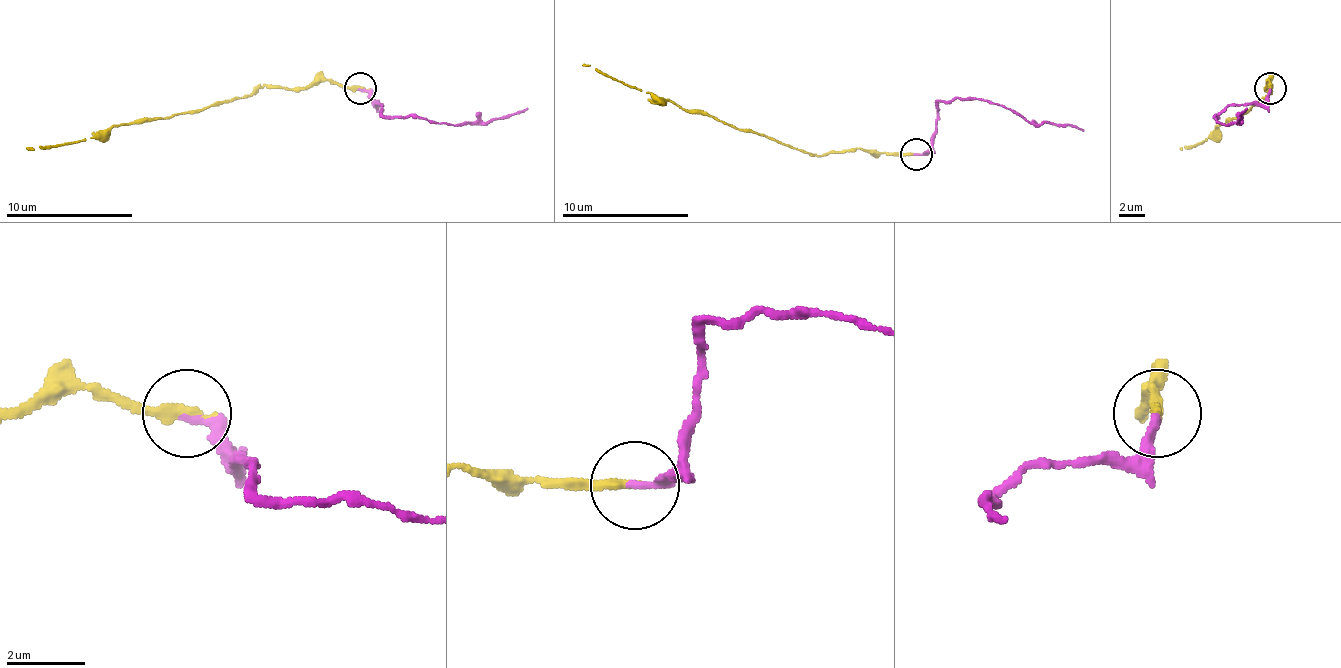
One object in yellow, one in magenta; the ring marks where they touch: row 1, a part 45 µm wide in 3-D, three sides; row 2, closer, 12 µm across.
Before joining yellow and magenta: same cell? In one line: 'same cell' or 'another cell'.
another cell

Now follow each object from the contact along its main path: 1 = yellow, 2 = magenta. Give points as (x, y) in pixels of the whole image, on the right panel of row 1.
1: (1269, 87), (1269, 81), (1263, 87), (1273, 87), (1247, 113), (1225, 122), (1206, 141), (1180, 148)
2: (1269, 87), (1260, 103), (1234, 103), (1215, 119), (1228, 126), (1241, 122), (1241, 113), (1247, 107)

